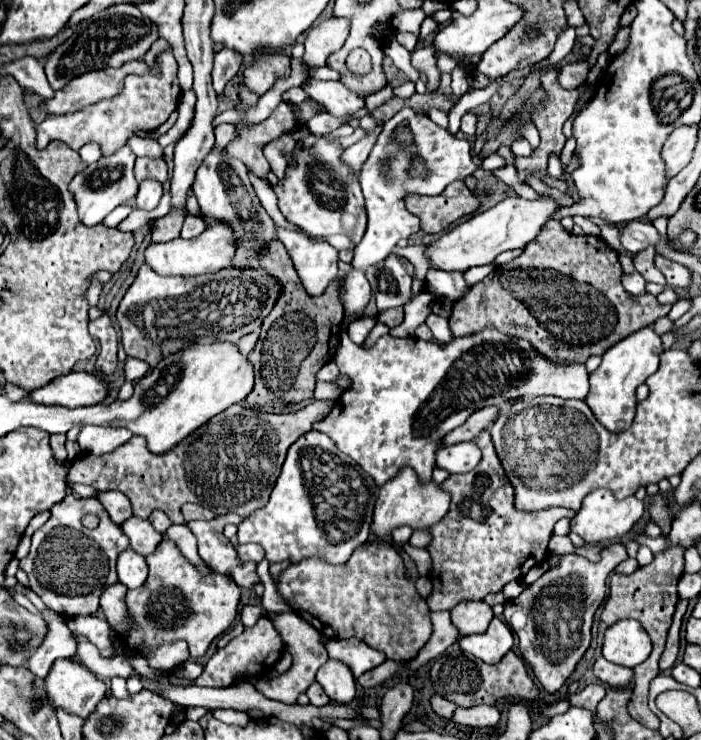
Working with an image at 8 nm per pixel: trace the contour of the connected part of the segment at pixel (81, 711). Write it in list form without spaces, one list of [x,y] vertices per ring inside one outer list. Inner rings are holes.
[[[73,658],[55,660],[45,684],[53,708],[63,708],[81,718],[87,718],[107,692],[107,686]]]

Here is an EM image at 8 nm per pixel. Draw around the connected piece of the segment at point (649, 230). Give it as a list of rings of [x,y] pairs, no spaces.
[[[631,220],[625,224],[625,228],[621,228],[621,246],[633,254],[641,252],[643,248],[647,248],[649,244],[657,244],[659,242],[659,234],[655,230],[653,224],[643,222],[643,220]]]

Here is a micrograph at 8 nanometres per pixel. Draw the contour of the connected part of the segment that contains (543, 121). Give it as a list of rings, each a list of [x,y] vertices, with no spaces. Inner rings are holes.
[[[553,66],[553,68],[547,68],[547,70],[541,70],[541,86],[545,90],[545,102],[541,102],[539,106],[533,108],[531,112],[531,120],[533,124],[537,126],[539,134],[541,134],[541,142],[539,146],[533,150],[531,156],[527,158],[519,158],[515,156],[515,168],[519,172],[539,172],[539,170],[547,170],[547,160],[551,154],[555,156],[561,156],[561,150],[565,146],[565,136],[563,136],[563,122],[573,114],[573,108],[577,106],[579,98],[581,98],[581,92],[579,90],[565,90],[559,86],[557,82],[557,74],[559,74],[559,66]]]

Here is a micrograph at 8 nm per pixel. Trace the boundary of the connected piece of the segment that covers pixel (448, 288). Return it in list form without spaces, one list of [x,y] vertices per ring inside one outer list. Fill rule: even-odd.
[[[427,272],[427,290],[433,296],[441,296],[443,298],[459,298],[467,292],[467,284],[463,280],[463,274],[459,272]]]

